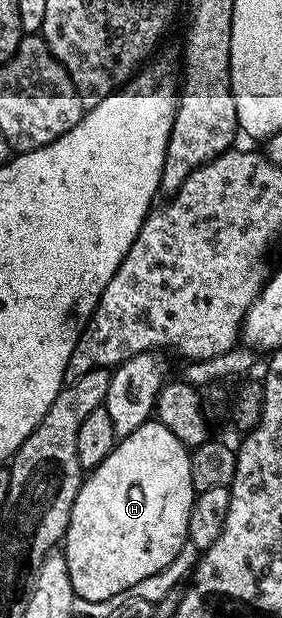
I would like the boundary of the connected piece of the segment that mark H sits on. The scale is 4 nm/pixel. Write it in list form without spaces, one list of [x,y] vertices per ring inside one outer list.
[[[156,419],[145,421],[132,435],[121,438],[95,469],[85,474],[72,503],[64,552],[75,598],[106,600],[127,591],[142,579],[164,571],[188,545],[188,515],[195,499],[190,449]]]

